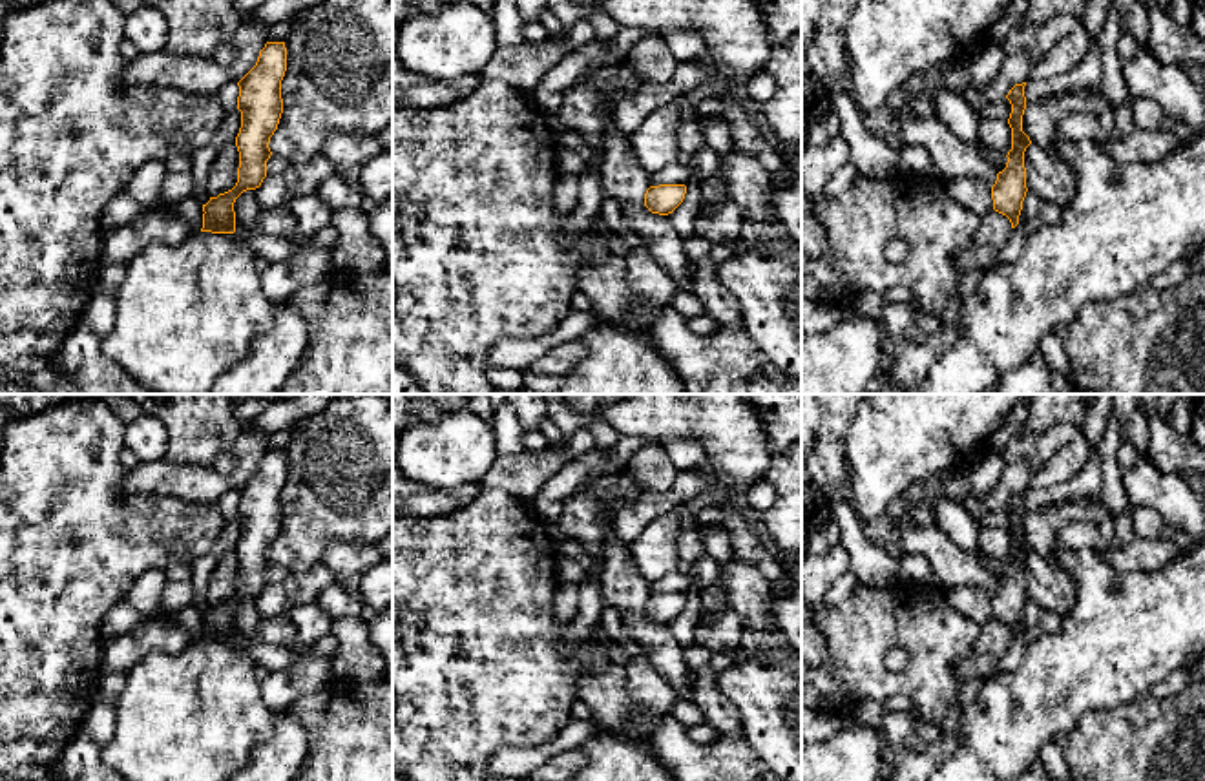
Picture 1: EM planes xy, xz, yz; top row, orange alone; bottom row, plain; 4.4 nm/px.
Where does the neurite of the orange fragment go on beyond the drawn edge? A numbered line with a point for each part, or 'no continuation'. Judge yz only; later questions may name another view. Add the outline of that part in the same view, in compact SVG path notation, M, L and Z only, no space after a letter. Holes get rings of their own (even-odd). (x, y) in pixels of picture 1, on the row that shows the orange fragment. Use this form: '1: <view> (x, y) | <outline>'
no continuation

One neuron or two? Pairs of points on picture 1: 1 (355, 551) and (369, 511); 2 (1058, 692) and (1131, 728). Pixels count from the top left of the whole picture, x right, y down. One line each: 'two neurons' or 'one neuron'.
1: two neurons
2: two neurons

